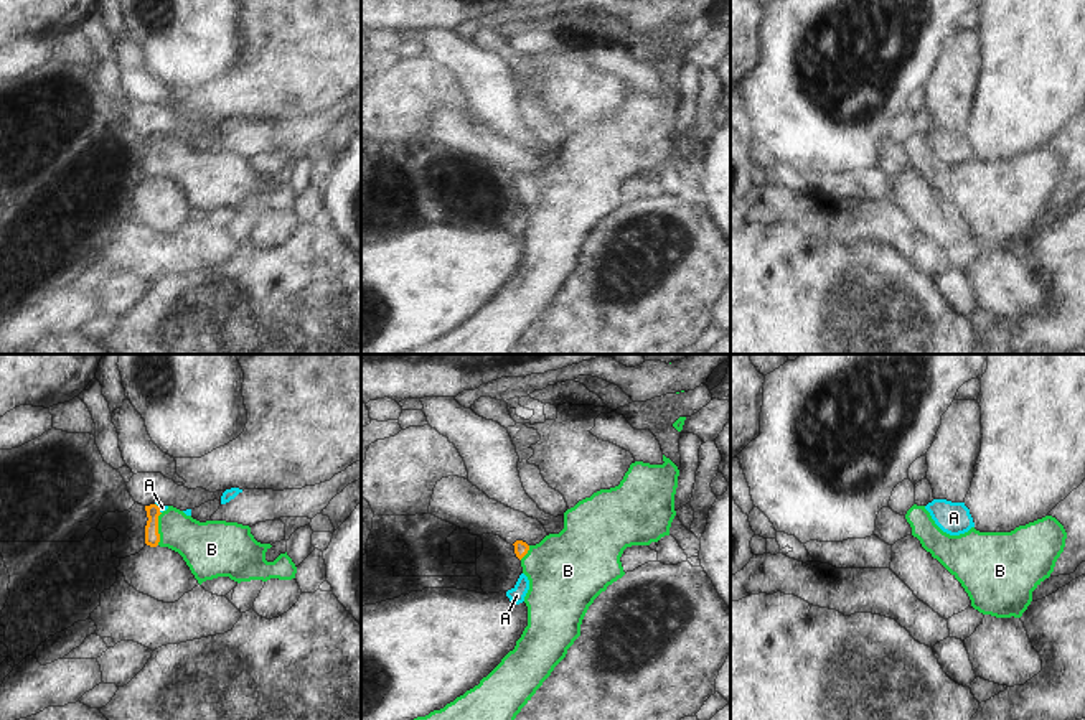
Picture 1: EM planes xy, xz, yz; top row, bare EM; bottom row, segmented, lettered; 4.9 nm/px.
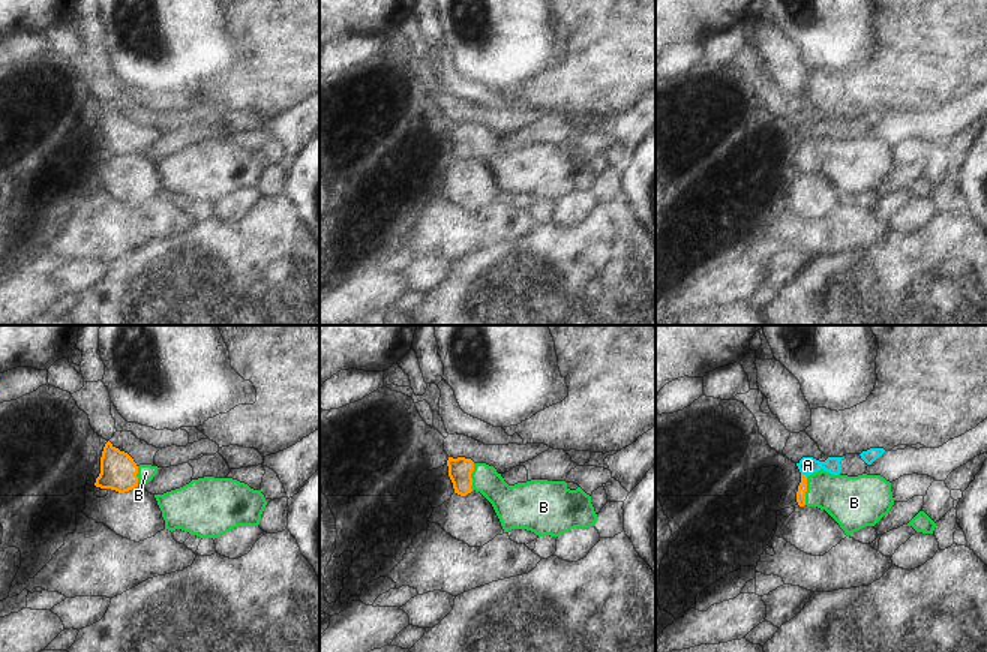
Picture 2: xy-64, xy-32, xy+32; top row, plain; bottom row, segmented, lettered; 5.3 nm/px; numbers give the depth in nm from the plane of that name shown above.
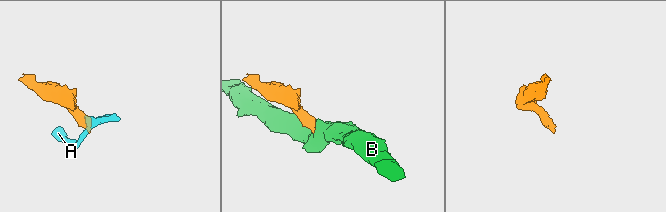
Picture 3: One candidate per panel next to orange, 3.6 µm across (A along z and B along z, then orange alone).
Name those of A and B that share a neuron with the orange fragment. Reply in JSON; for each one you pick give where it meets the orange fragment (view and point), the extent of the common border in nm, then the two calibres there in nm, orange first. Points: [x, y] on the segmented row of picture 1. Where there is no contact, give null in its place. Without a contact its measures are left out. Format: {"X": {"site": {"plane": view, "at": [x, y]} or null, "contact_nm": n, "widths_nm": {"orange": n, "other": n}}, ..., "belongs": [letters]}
{"B": {"site": {"plane": "xy", "at": [157, 529]}, "contact_nm": 160, "widths_nm": {"orange": 80, "other": 240}}, "belongs": ["B"]}

